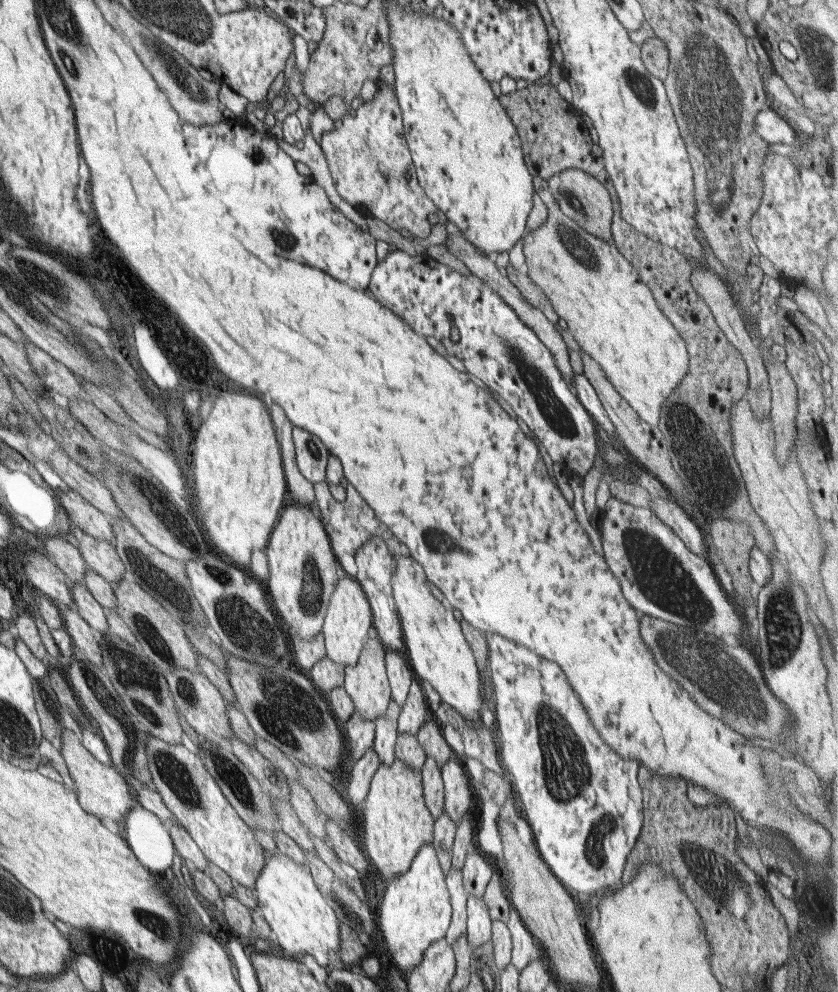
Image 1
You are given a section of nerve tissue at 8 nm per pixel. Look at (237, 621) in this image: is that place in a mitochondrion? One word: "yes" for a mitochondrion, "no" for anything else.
yes

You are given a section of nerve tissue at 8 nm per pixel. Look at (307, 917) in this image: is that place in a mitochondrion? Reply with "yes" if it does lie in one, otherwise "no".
no

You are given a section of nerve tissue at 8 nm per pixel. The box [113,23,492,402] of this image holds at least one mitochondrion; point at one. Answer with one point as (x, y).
(193, 90)

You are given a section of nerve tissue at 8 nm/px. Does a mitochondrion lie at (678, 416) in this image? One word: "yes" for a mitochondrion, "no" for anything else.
yes

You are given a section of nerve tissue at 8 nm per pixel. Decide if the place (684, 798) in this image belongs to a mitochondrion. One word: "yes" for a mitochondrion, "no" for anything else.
no

